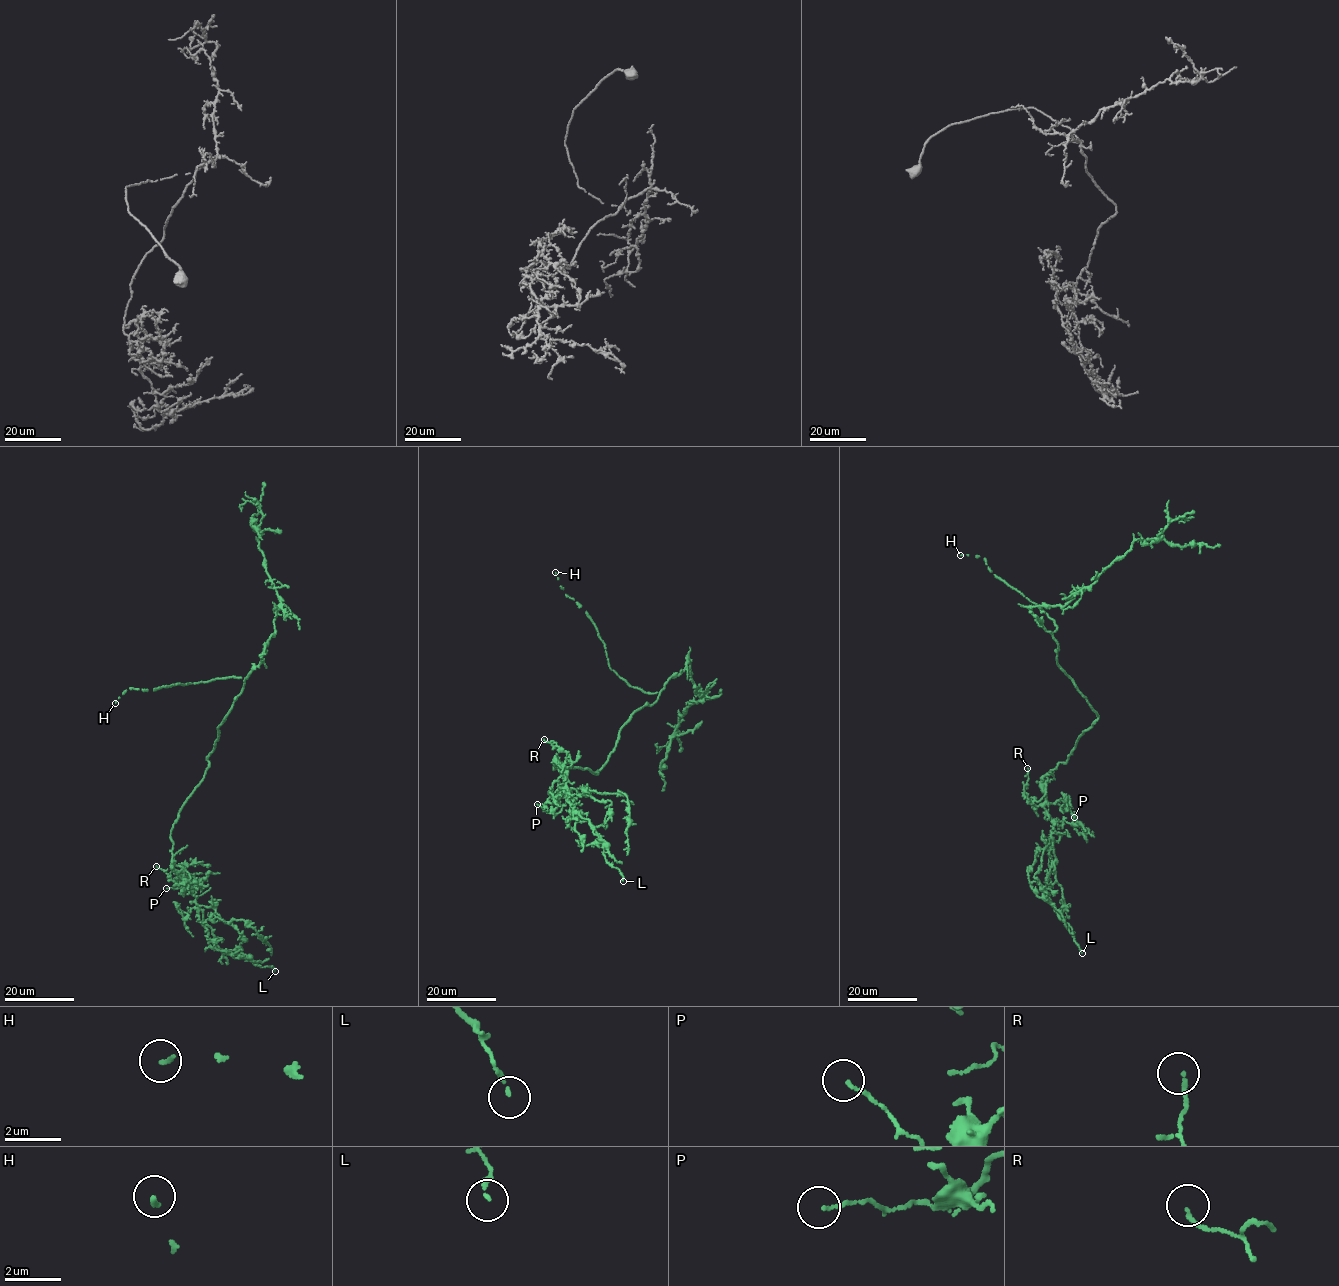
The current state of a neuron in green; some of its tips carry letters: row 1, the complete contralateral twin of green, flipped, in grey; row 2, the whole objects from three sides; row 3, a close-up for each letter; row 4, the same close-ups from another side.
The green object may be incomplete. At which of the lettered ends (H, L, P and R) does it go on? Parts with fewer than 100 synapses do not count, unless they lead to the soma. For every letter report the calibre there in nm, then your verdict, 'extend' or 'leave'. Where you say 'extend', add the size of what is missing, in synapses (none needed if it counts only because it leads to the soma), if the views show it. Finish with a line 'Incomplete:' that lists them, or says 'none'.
H: 130 nm thick; extend
L: 140 nm thick; leave
P: 120 nm thick; leave
R: 150 nm thick; leave
Incomplete: H

